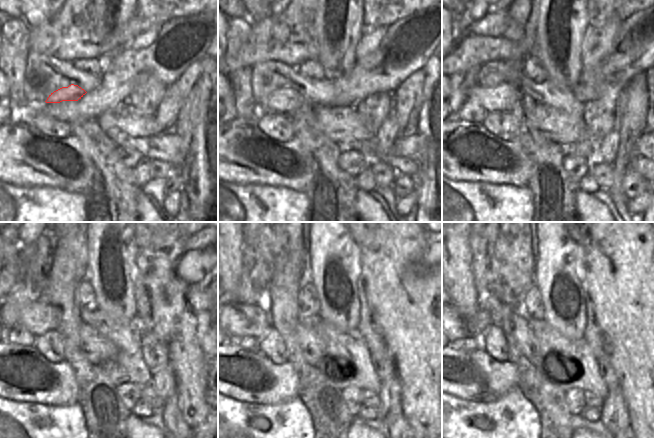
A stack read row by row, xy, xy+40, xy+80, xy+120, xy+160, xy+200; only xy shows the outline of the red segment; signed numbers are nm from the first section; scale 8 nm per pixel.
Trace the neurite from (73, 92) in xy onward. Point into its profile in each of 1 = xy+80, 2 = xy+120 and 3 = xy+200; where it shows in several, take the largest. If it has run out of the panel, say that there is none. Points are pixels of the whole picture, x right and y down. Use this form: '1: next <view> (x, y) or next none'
1: next xy+80 (502, 97)
2: next xy+120 (38, 318)
3: next xy+200 (462, 331)

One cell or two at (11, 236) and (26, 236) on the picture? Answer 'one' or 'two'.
two

